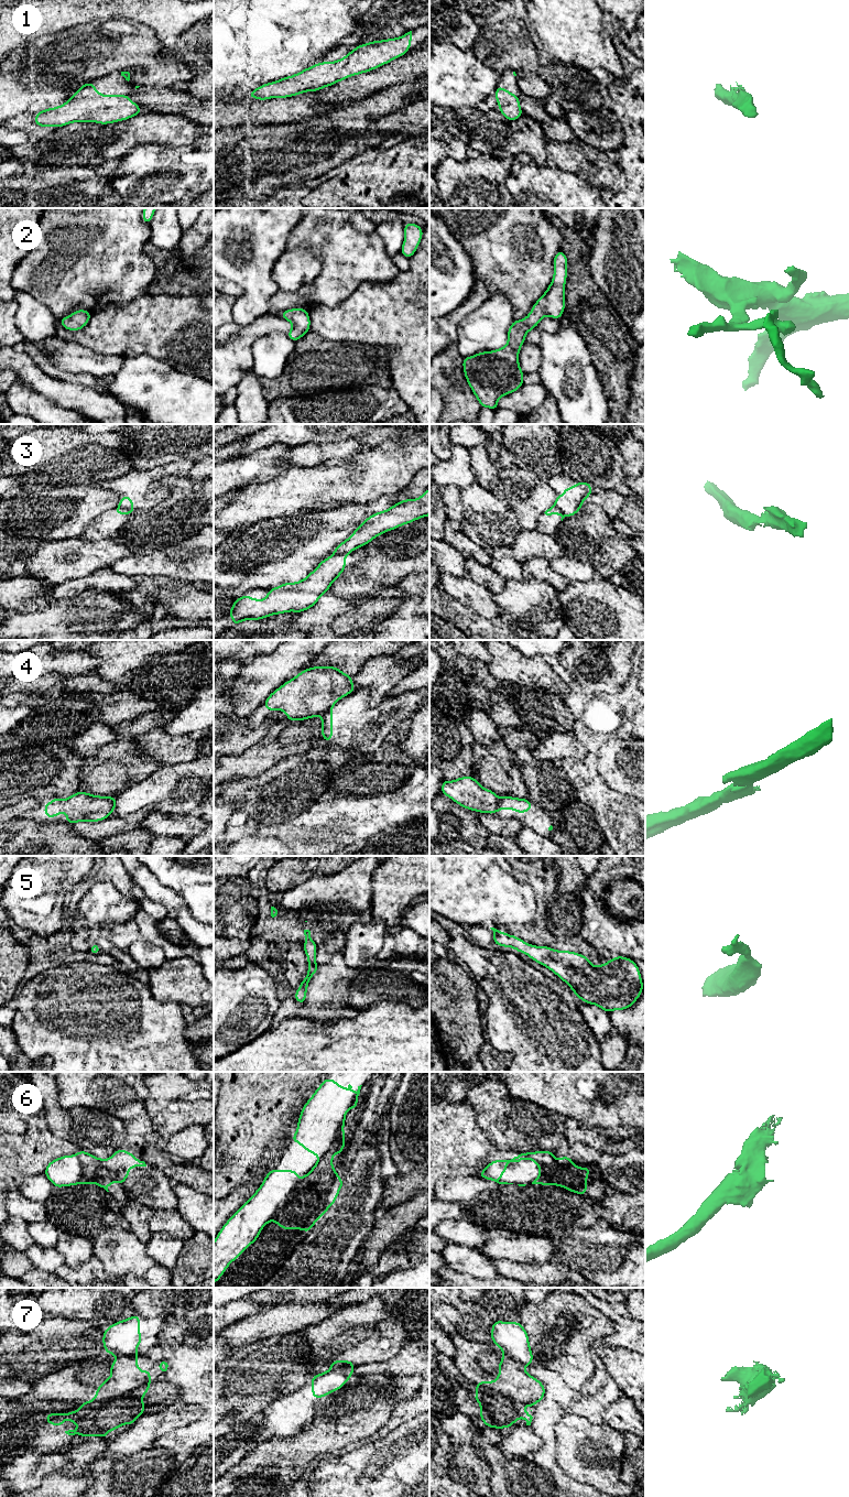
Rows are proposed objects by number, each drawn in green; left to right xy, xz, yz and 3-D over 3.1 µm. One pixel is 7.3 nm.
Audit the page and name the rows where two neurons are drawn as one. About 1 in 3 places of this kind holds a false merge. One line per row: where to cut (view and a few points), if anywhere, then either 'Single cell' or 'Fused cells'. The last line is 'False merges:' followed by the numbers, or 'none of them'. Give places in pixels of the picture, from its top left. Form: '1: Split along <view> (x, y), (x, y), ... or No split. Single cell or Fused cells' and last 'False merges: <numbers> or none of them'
1: No split. Single cell
2: No split. Single cell
3: Split along xy (118, 507), (132, 509). Fused cells
4: Split along yz (499, 798), (497, 809). Fused cells
5: No split. Single cell
6: No split. Single cell
7: Split along xy (116, 1354), (137, 1355). Fused cells
False merges: 3, 4, 7

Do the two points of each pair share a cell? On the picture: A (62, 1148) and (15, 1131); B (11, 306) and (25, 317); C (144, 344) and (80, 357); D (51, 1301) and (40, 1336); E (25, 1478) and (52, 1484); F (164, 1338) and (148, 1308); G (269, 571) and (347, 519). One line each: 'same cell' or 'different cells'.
A: same cell
B: different cells
C: different cells
D: different cells
E: different cells
F: same cell
G: same cell

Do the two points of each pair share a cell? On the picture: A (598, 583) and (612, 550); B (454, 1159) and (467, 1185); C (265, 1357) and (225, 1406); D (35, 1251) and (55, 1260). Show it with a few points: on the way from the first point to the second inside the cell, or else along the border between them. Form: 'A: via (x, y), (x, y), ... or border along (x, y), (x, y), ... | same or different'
A: border along (597, 573), (608, 579) | different
B: border along (472, 1175), (443, 1177), (441, 1179) | different
C: via (253, 1369), (229, 1394) | same
D: via (40, 1256), (43, 1259), (51, 1260) | same

